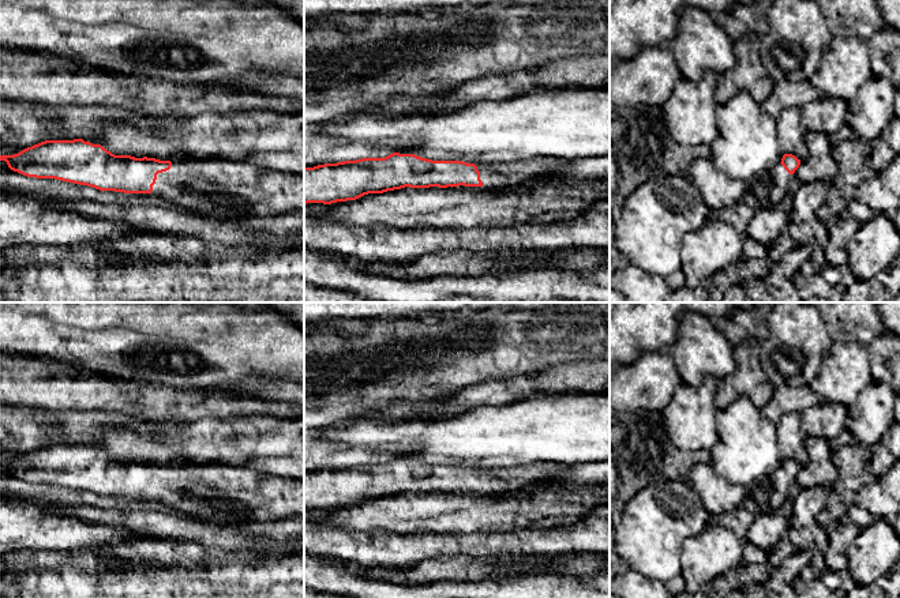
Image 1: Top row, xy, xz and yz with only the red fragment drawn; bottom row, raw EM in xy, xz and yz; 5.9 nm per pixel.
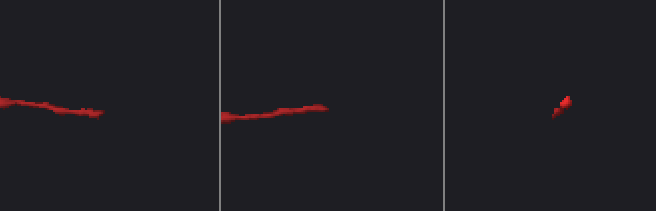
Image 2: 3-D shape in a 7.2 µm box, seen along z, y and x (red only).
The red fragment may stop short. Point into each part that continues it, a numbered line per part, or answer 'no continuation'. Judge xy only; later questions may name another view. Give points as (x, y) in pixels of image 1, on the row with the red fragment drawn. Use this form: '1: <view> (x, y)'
1: xy (231, 191)

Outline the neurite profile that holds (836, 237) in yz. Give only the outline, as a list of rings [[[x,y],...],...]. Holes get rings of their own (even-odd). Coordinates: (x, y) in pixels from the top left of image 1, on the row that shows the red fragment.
[[[847,218],[828,225],[829,240],[824,247],[824,253],[829,264],[845,268],[848,263],[847,245],[852,236],[858,232],[859,226],[859,222]]]

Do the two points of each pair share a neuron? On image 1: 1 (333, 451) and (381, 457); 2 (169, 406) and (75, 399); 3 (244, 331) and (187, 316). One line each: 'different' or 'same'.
1: same
2: same
3: same

